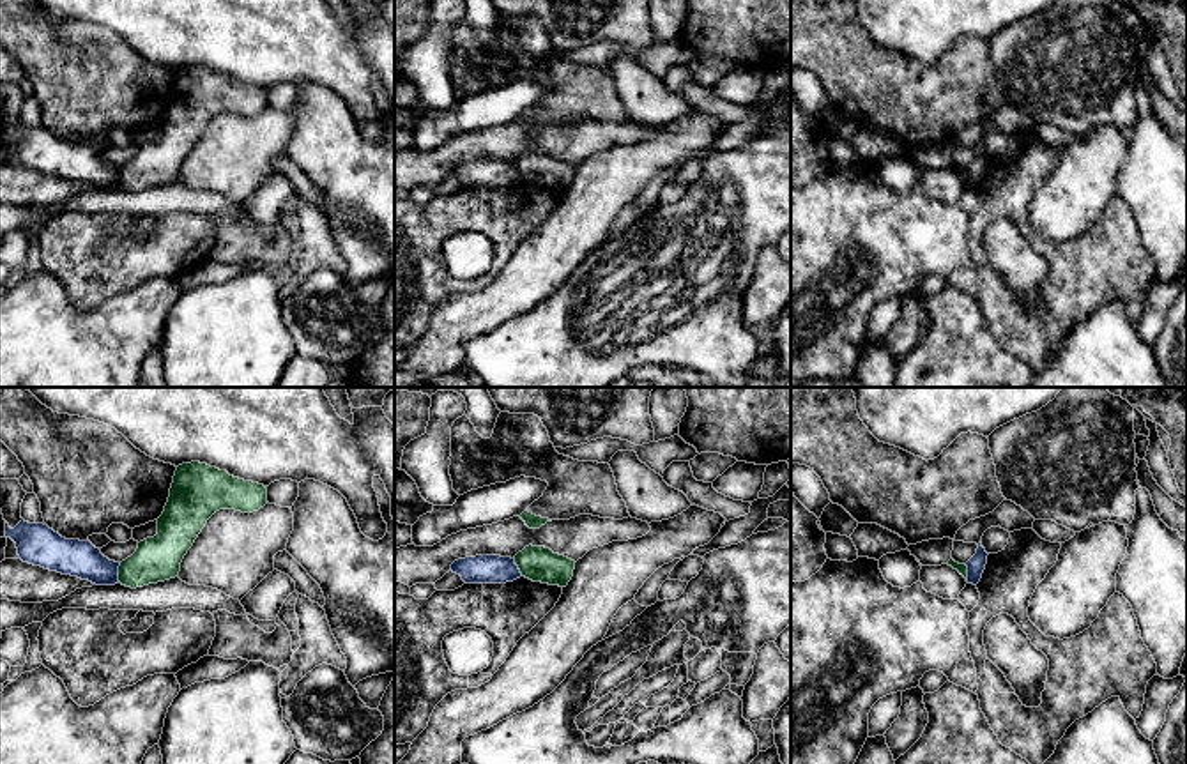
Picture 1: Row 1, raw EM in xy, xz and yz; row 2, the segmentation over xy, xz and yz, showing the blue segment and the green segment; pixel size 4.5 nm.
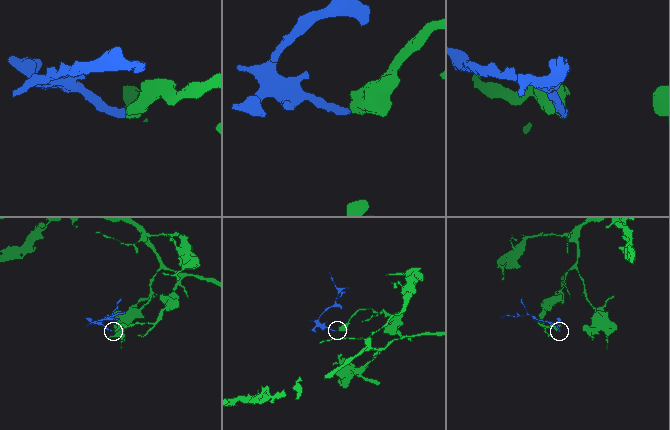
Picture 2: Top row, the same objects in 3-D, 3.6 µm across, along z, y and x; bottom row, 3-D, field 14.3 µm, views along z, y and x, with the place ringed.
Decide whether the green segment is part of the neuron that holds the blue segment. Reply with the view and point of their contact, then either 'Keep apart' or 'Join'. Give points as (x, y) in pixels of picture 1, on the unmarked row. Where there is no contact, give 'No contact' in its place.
Touches blue at xy (117, 175). Keep apart

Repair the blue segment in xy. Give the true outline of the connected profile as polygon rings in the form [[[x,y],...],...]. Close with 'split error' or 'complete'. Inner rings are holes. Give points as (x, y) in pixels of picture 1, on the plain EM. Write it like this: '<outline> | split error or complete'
[[[21,124],[14,133],[5,126],[5,141],[16,147],[23,166],[96,189],[119,187],[120,166],[110,164],[90,145],[65,143],[44,127]]] | complete

